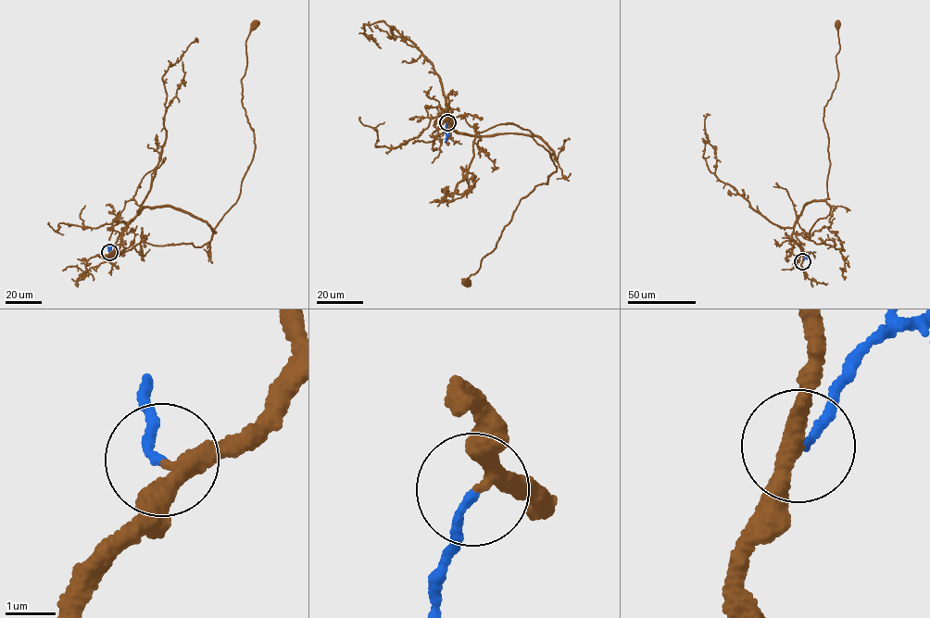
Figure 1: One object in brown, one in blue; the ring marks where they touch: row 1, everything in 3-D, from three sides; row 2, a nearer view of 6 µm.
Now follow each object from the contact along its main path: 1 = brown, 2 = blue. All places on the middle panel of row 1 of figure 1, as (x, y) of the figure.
1: (447, 122), (446, 115), (472, 135), (534, 136), (557, 168), (521, 199), (466, 283)
2: (447, 122), (445, 142)

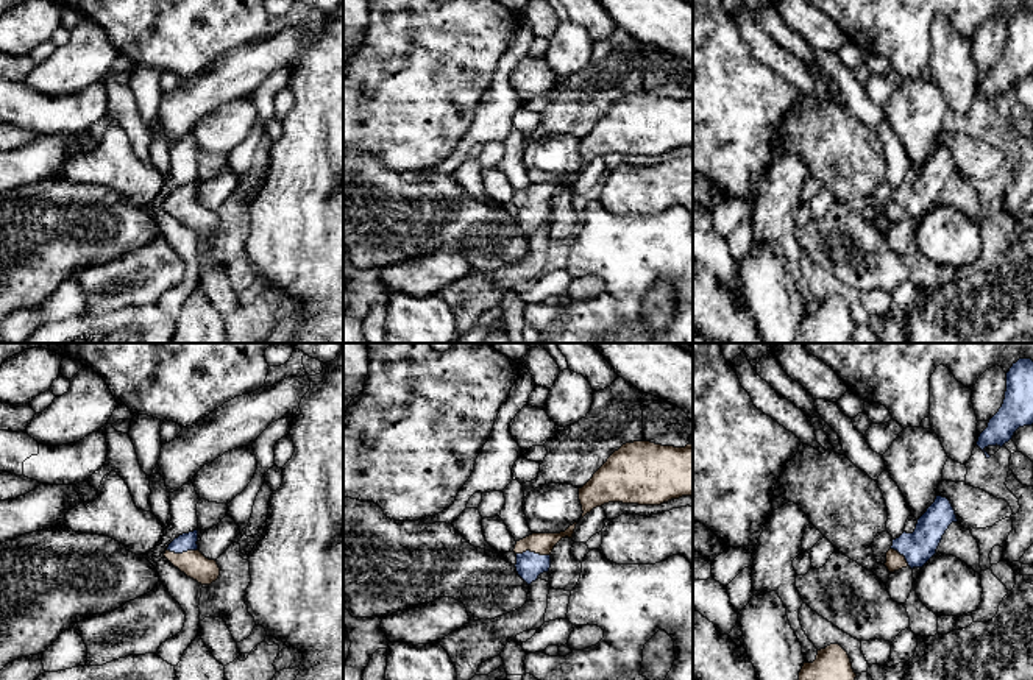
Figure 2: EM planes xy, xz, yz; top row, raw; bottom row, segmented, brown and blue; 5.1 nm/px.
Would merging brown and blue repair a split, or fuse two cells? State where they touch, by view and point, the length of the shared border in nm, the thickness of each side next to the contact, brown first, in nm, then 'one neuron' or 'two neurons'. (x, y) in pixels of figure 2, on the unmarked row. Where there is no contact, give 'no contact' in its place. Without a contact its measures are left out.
xz (534, 201) | 180 nm | 110/140 nm | one neuron

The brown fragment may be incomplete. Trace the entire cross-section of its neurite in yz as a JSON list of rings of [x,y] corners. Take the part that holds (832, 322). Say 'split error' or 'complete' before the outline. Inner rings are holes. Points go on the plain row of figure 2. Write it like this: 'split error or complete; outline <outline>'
complete; outline [[[840,295],[818,301],[813,313],[804,313],[794,343],[855,343],[847,303]]]

